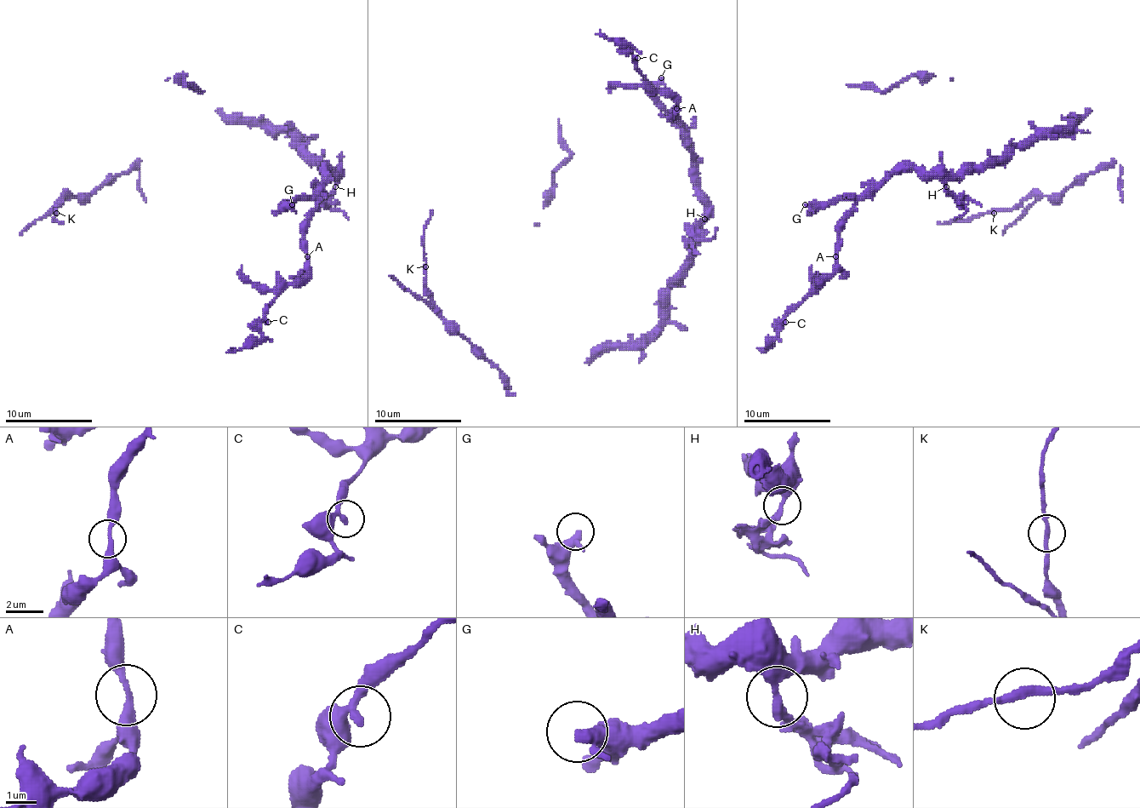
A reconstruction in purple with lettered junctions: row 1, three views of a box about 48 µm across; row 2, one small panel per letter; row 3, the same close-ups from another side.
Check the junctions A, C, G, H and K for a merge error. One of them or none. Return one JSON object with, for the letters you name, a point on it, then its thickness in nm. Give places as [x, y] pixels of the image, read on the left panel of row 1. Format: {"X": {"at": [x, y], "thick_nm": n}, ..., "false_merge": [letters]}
{"H": {"at": [335, 186], "thick_nm": 300}, "false_merge": ["H"]}

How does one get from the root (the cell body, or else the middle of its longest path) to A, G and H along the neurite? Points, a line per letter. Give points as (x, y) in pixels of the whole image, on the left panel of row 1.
A: (296, 139), (328, 174), (335, 172), (328, 169), (320, 200), (304, 224), (307, 256)
G: (296, 139), (328, 174), (335, 172), (328, 169), (328, 176), (313, 196), (298, 196), (287, 202), (292, 204)
H: (296, 139), (335, 182), (335, 186)

